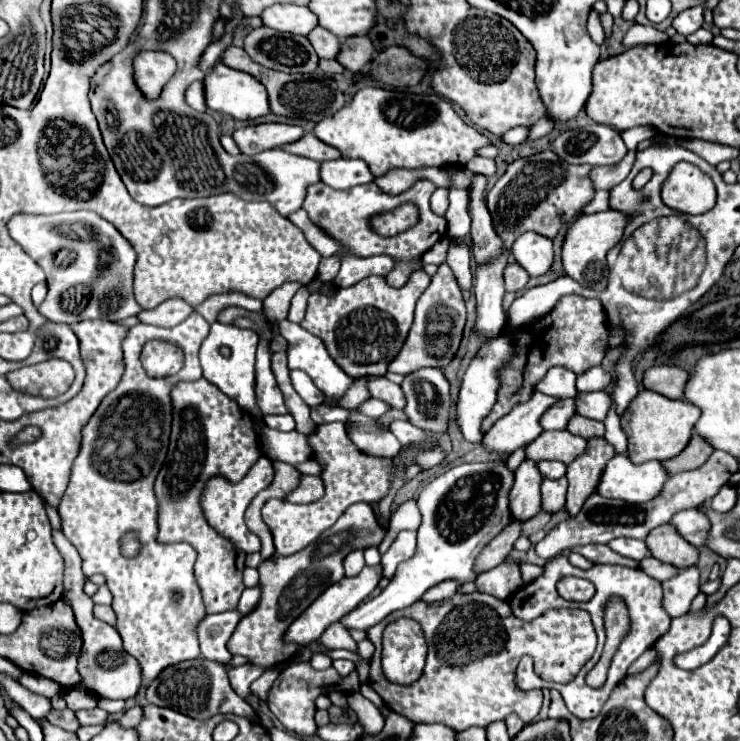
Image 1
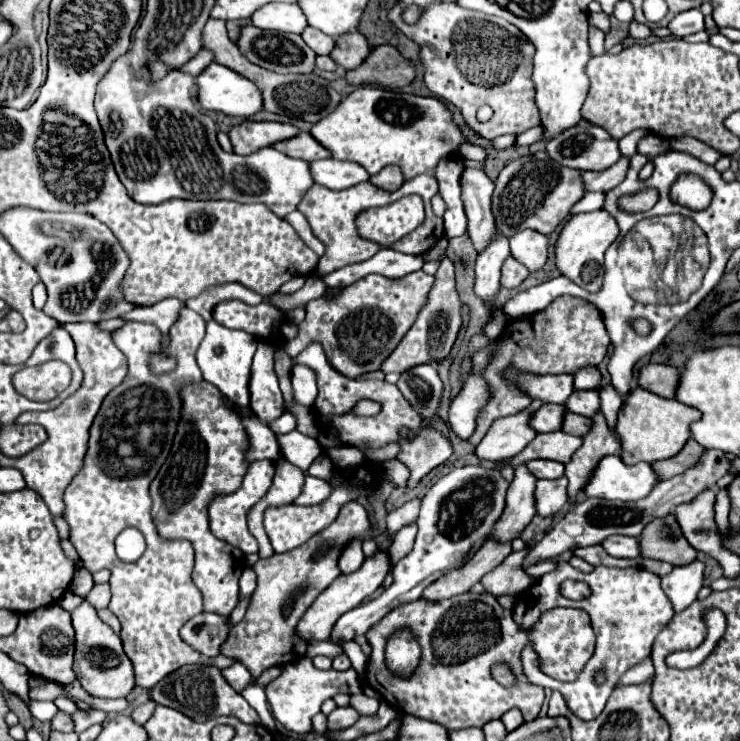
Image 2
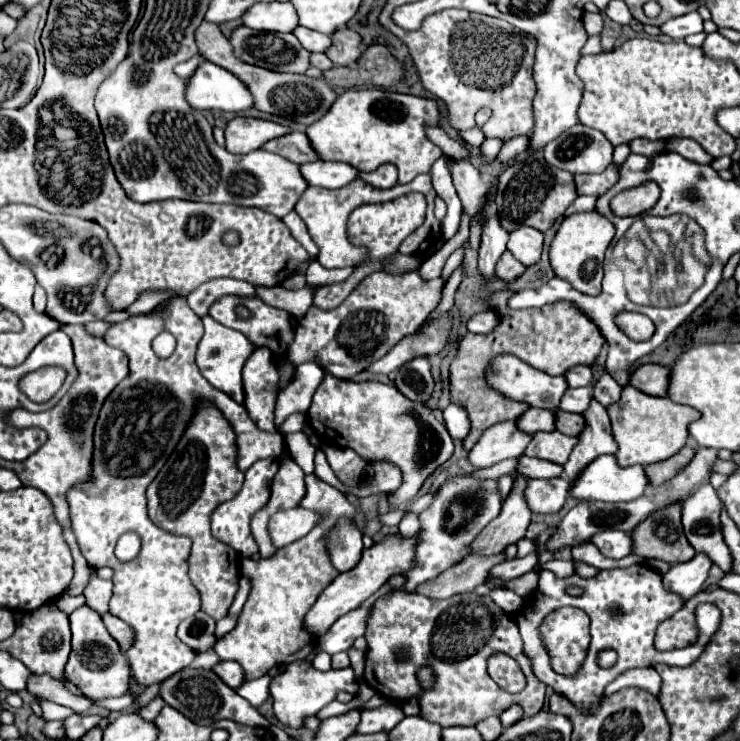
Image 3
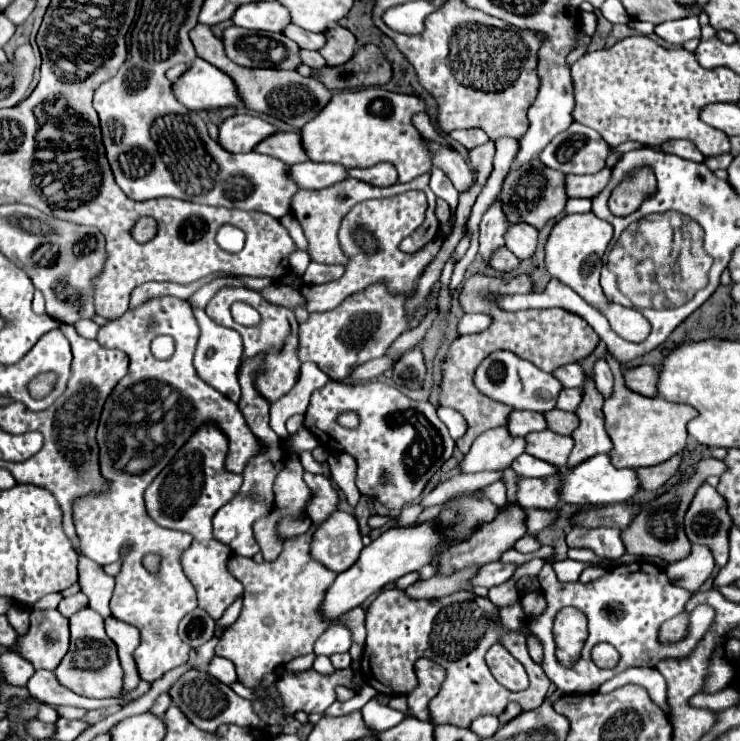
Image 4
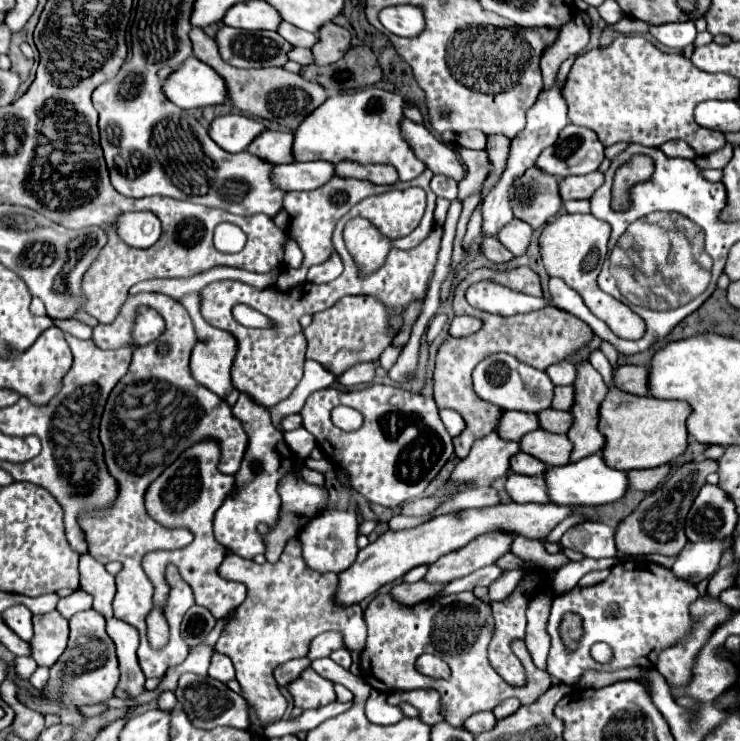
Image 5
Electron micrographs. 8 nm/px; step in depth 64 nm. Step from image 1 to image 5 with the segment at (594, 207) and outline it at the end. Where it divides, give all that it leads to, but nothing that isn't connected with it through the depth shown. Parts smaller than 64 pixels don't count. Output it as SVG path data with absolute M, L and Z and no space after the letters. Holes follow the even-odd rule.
M570 200L570 202L564 202L564 208L568 214L588 214L590 202L588 200Z

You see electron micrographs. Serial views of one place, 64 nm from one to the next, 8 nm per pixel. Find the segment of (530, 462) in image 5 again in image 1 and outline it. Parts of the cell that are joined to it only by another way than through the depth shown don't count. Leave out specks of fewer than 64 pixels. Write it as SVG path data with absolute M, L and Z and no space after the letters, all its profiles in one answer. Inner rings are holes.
M544 460L544 462L538 462L538 468L540 468L544 478L558 480L558 478L562 478L566 474L568 466L564 462L548 462L548 460Z

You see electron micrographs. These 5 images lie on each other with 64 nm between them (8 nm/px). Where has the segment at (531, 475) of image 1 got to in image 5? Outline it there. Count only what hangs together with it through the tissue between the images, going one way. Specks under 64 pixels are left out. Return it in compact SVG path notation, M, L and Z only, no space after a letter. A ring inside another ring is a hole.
M488 532L488 536L478 536L466 548L448 552L438 562L428 566L428 574L424 580L452 582L474 572L476 568L494 564L500 556L504 556L510 550L514 538L516 536L508 536L506 532Z

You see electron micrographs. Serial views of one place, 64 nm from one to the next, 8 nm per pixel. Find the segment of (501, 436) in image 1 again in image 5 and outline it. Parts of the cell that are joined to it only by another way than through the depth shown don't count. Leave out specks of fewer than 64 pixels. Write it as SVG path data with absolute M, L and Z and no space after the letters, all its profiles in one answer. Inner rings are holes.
M494 430L488 436L476 440L470 454L456 464L450 478L456 482L490 486L496 478L506 474L506 470L510 468L510 458L516 452L520 452L520 444L502 440Z

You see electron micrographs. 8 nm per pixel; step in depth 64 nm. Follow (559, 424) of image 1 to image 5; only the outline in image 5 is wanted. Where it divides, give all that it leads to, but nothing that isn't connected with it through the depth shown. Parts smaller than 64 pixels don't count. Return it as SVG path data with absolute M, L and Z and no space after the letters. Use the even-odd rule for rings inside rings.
M504 412L498 424L498 434L504 440L514 440L518 442L526 432L538 430L538 416L528 414L528 412Z

